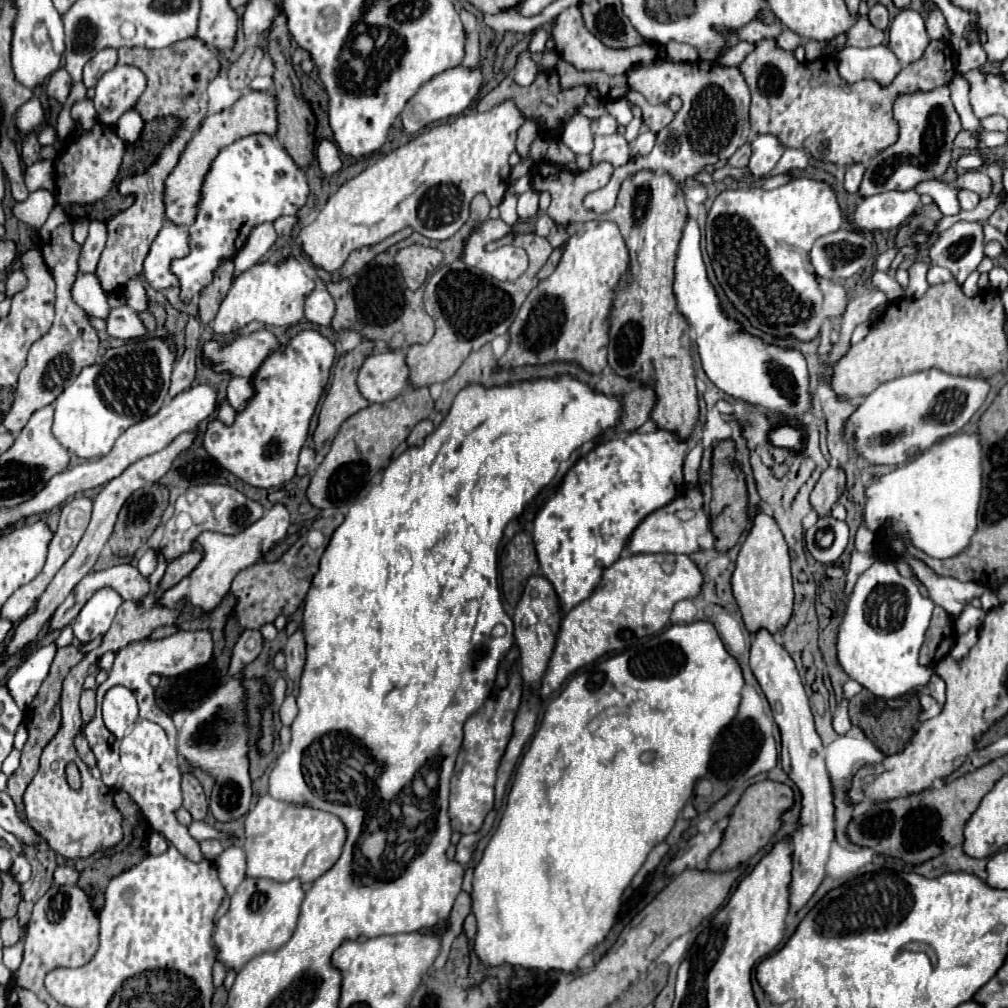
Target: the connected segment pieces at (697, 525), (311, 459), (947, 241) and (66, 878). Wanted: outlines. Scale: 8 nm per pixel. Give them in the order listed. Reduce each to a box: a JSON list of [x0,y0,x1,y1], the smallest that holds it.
[[627,488,709,554],[297,448,315,476],[929,222,983,284],[55,866,79,884]]

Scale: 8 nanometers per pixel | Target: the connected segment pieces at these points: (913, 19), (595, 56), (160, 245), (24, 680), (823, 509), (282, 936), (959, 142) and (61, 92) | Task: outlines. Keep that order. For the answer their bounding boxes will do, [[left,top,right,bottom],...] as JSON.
[[889,10,929,66],[551,12,665,74],[143,222,189,288],[7,644,55,708],[811,468,845,516],[213,878,305,970],[955,130,979,148],[45,68,71,102]]

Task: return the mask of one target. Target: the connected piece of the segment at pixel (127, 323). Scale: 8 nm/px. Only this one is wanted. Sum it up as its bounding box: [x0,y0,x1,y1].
[107,308,147,340]

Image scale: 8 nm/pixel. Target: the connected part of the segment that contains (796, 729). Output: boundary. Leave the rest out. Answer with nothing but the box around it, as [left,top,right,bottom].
[751,630,835,910]

